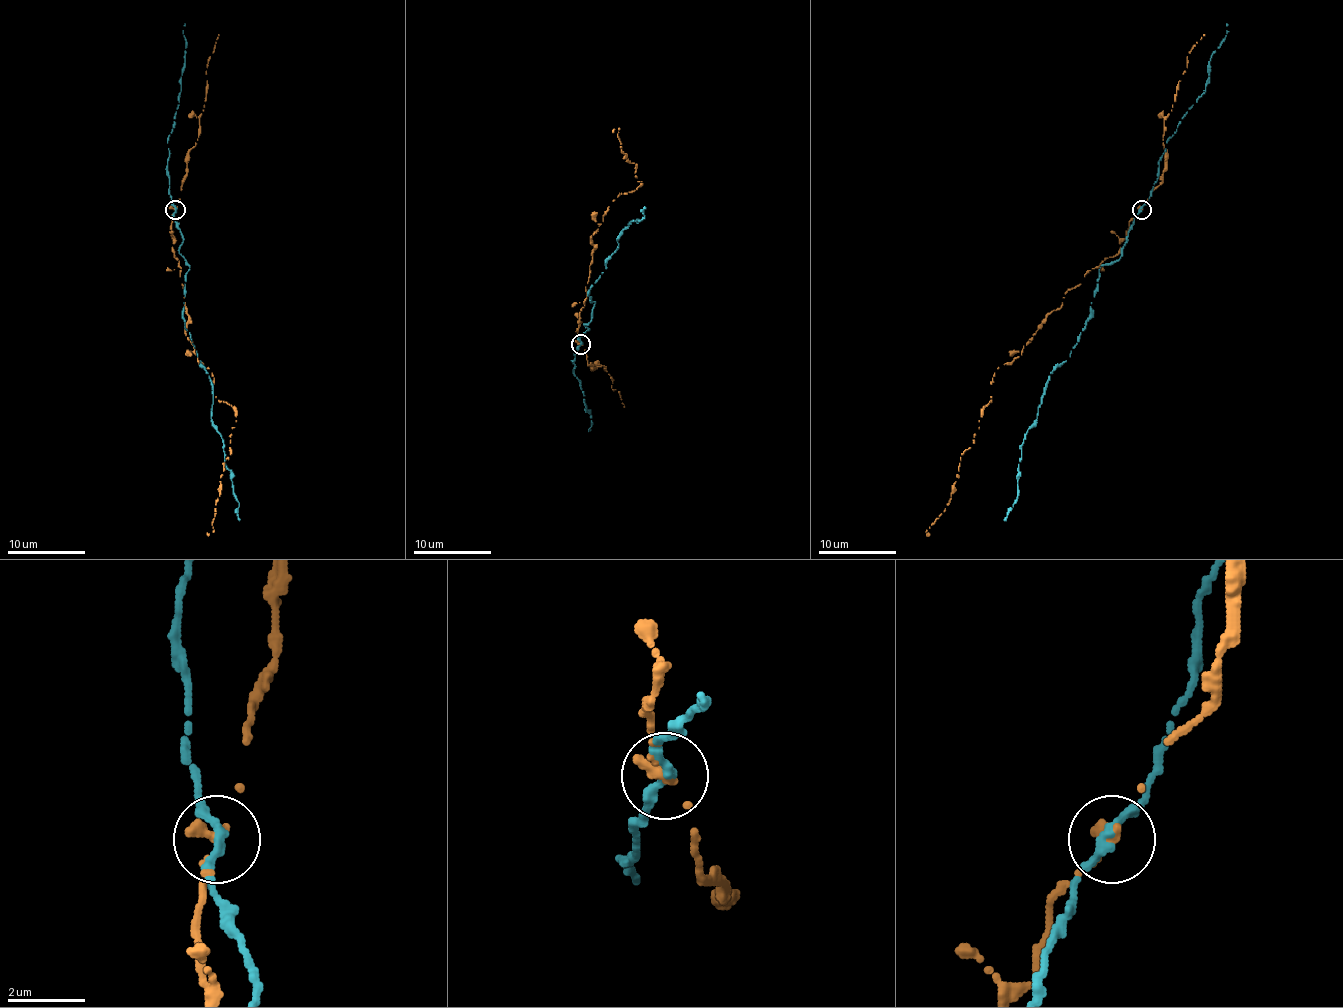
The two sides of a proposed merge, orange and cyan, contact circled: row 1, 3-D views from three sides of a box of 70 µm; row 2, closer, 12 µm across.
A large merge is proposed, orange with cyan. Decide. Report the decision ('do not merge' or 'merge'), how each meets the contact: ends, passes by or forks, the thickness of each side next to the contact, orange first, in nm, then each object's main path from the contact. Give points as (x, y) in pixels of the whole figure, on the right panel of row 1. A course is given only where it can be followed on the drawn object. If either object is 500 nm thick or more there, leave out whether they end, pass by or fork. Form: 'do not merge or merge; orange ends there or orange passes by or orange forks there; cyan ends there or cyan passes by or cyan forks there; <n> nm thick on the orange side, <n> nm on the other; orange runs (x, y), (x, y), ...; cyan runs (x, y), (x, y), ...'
do not merge; orange ends there; cyan passes by; 340 nm thick on the orange side, 280 nm on the other; orange runs (1142, 209), (1121, 249), (1070, 288), (1022, 354), (997, 368), (954, 491), (929, 532); cyan runs (1142, 209), (1122, 255), (1099, 267), (1088, 321), (1070, 356), (1047, 379), (1022, 443), (1018, 495), (1004, 520)

